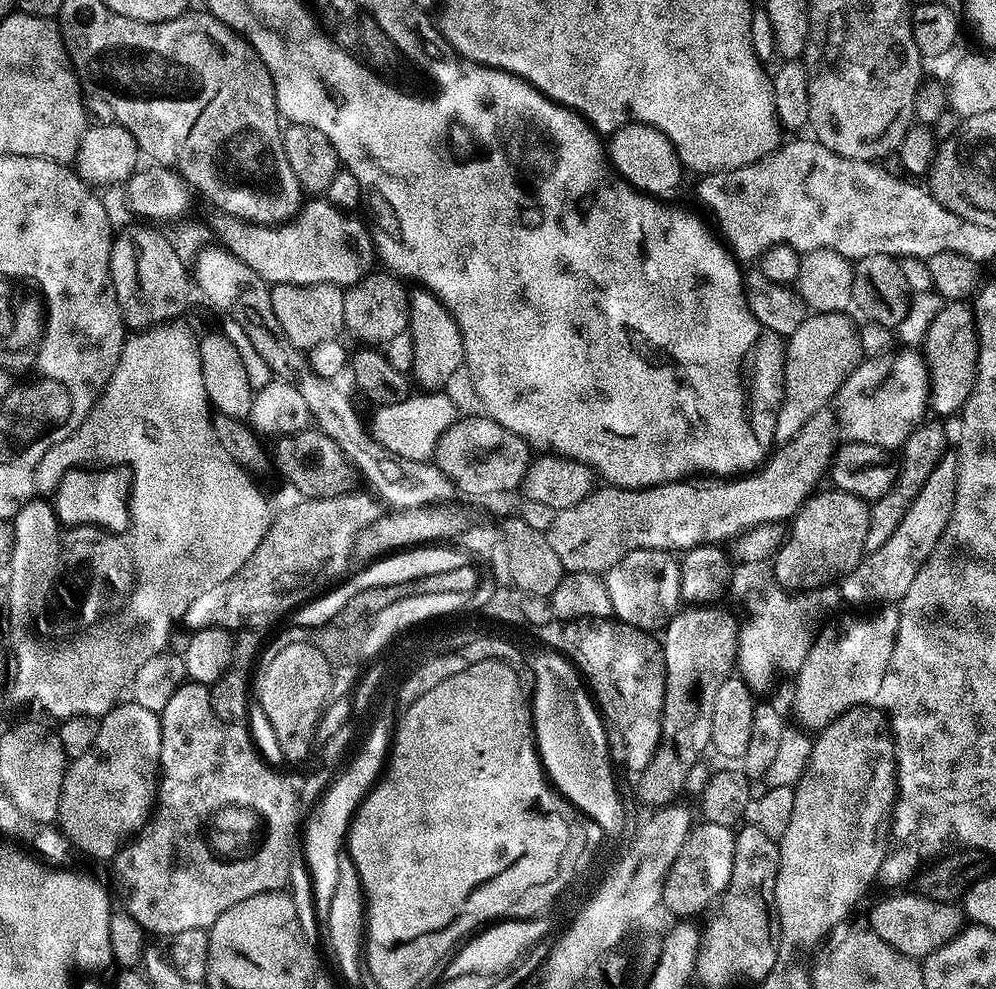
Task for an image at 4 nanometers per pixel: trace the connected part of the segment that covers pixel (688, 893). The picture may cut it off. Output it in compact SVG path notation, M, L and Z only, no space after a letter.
M700 822L688 833L674 866L670 866L660 895L663 907L669 908L676 918L696 918L708 903L723 896L728 889L730 874L734 870L734 842L736 832L726 824Z

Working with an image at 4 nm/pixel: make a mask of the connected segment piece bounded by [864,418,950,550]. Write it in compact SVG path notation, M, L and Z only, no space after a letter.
M932 418L932 421L930 420L921 422L908 435L906 442L902 446L902 451L899 453L901 456L898 456L896 484L892 487L891 491L886 493L882 498L875 500L871 505L870 530L866 530L865 549L871 550L882 546L890 538L890 534L898 529L899 522L905 517L911 503L914 502L918 496L918 492L925 485L927 478L933 473L934 468L938 466L945 453L949 451L948 432L940 425L943 423L936 418Z

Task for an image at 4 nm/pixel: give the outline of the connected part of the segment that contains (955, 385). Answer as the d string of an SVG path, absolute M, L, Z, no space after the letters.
M954 300L945 303L938 310L938 318L930 322L930 330L922 345L924 363L928 366L928 386L930 389L930 408L937 417L955 417L970 398L976 381L976 359L980 356L980 341L978 339L978 321L971 303Z

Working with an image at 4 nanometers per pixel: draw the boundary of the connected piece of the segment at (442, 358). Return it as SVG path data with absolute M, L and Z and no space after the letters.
M417 287L408 294L408 333L414 338L414 366L410 376L421 384L424 390L440 390L452 380L456 371L461 371L464 363L462 334L454 318L433 292Z

